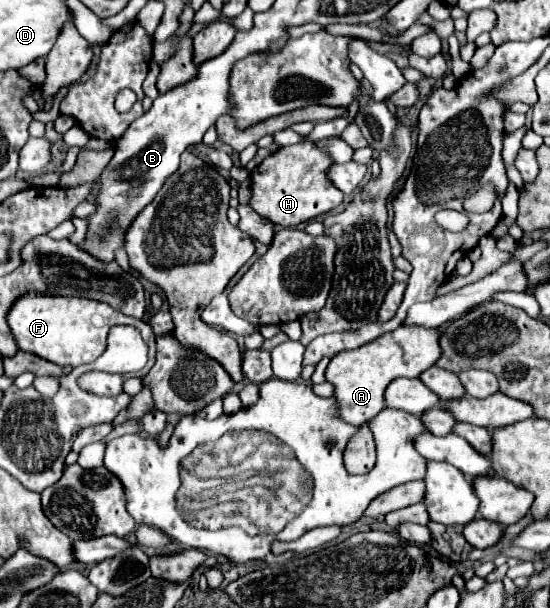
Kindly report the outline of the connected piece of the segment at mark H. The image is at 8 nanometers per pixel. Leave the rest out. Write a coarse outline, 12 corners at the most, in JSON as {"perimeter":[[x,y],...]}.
{"perimeter":[[311,141],[253,171],[249,205],[281,227],[329,213],[343,193]]}

